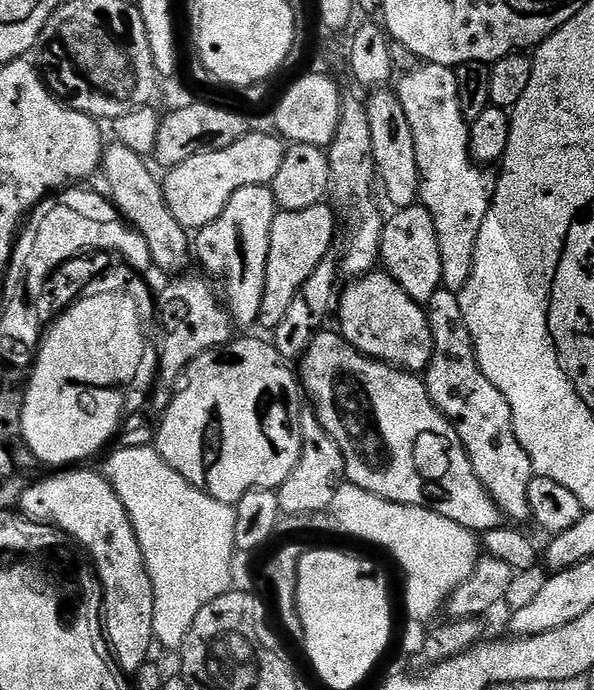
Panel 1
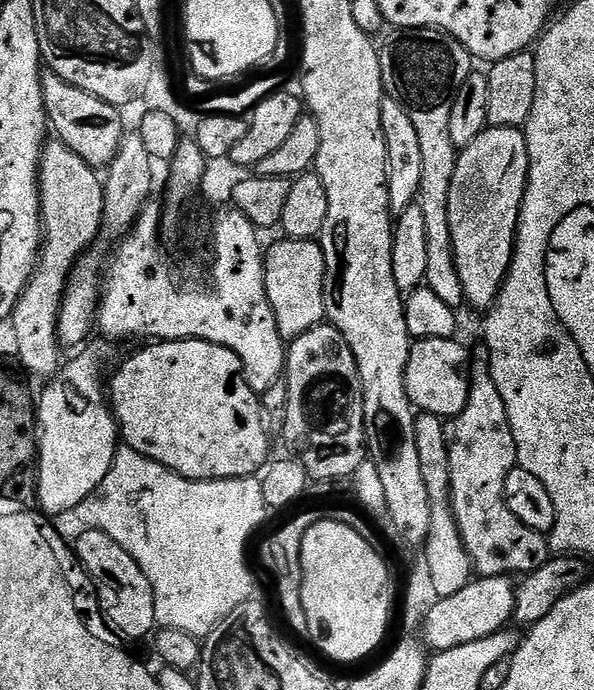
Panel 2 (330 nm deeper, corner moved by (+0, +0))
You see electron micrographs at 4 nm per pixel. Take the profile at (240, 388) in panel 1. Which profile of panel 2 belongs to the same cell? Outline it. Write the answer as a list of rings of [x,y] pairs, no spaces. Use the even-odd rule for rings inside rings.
[[[162,340],[141,348],[144,348],[141,352],[136,352],[129,360],[121,362],[120,369],[113,376],[111,373],[106,384],[108,399],[112,405],[112,415],[116,418],[123,443],[129,448],[138,450],[138,454],[166,466],[171,472],[177,472],[187,480],[233,480],[239,476],[256,476],[270,460],[270,455],[268,456],[270,432],[266,427],[261,397],[248,385],[238,354],[205,340]]]

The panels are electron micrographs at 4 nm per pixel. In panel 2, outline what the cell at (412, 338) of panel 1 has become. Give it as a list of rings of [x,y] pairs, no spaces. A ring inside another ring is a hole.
[[[430,338],[429,340],[417,340],[410,350],[410,358],[406,362],[406,394],[410,398],[413,409],[420,412],[429,412],[441,418],[451,418],[462,414],[462,410],[468,401],[468,376],[466,369],[470,364],[470,352],[459,344],[459,339]]]

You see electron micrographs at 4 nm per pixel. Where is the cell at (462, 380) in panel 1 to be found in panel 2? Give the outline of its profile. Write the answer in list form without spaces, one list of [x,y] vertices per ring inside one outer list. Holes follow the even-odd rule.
[[[473,347],[470,352],[466,406],[462,414],[451,417],[446,424],[447,431],[450,433],[448,452],[452,512],[475,575],[516,578],[521,574],[538,570],[538,566],[545,564],[550,558],[550,544],[545,533],[530,530],[525,524],[518,522],[518,518],[510,514],[510,506],[506,506],[504,501],[506,474],[510,474],[510,470],[517,467],[516,443],[514,434],[510,430],[510,418],[506,418],[506,402],[502,402],[502,394],[498,394],[498,386],[494,386],[487,347],[479,347],[476,349]]]

